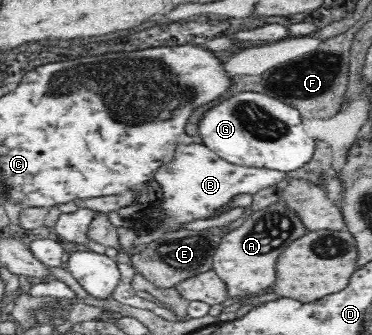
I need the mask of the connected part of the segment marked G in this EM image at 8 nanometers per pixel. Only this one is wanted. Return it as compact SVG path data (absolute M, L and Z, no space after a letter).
M237 91L213 104L201 116L198 134L211 152L231 164L284 173L305 166L316 149L316 141L305 134L298 108L253 91Z

